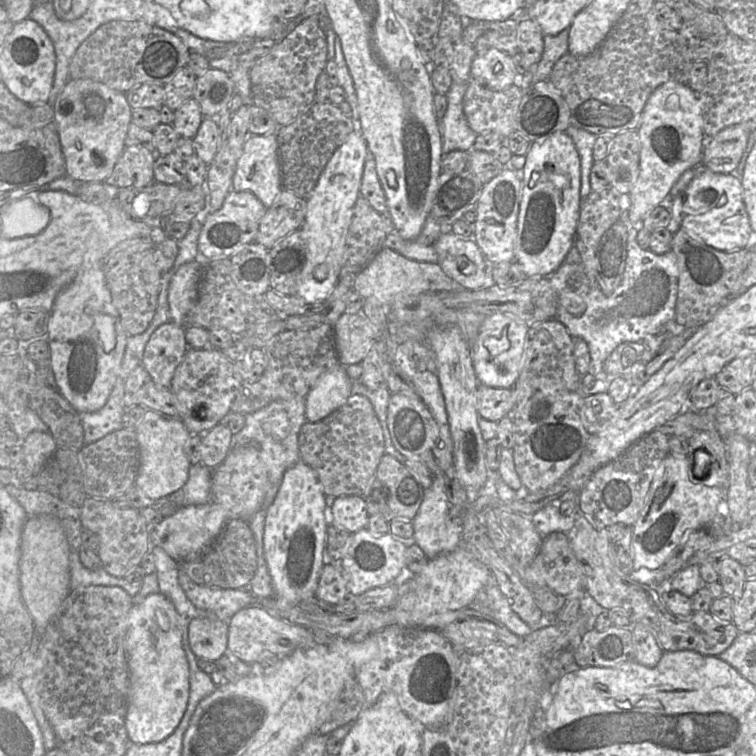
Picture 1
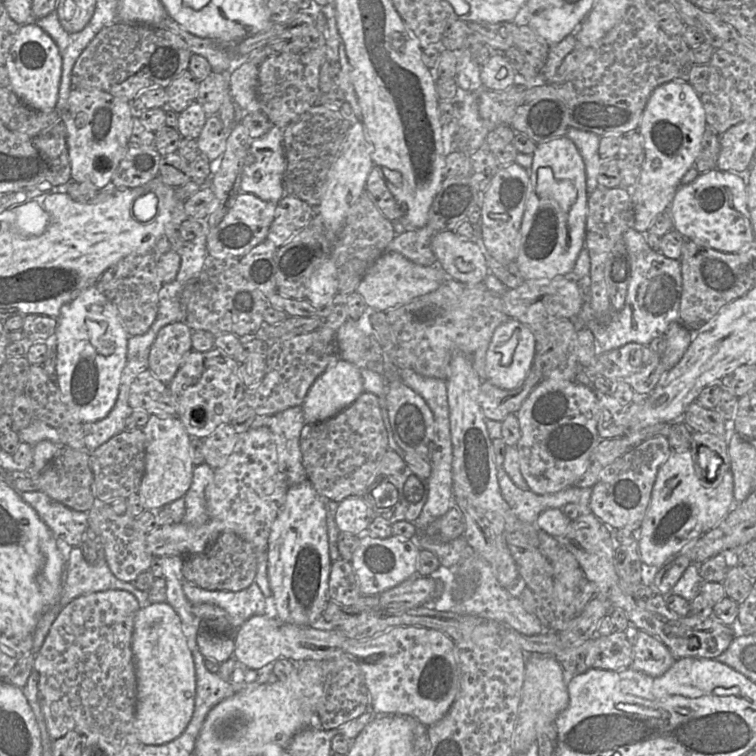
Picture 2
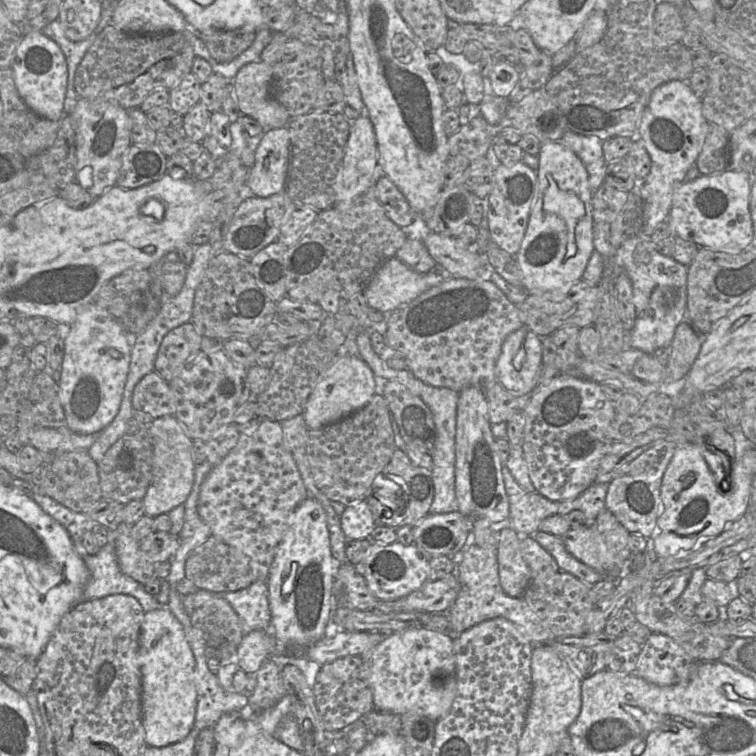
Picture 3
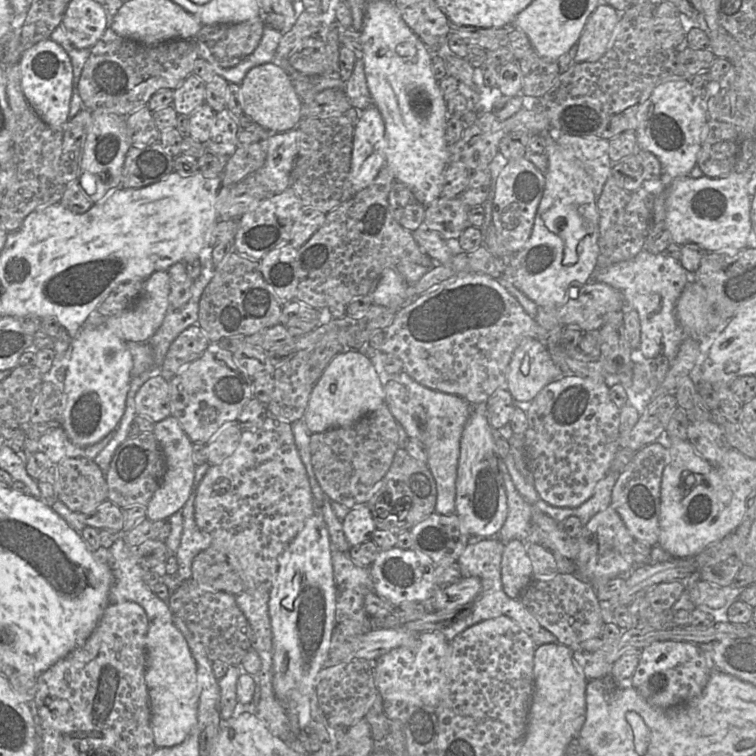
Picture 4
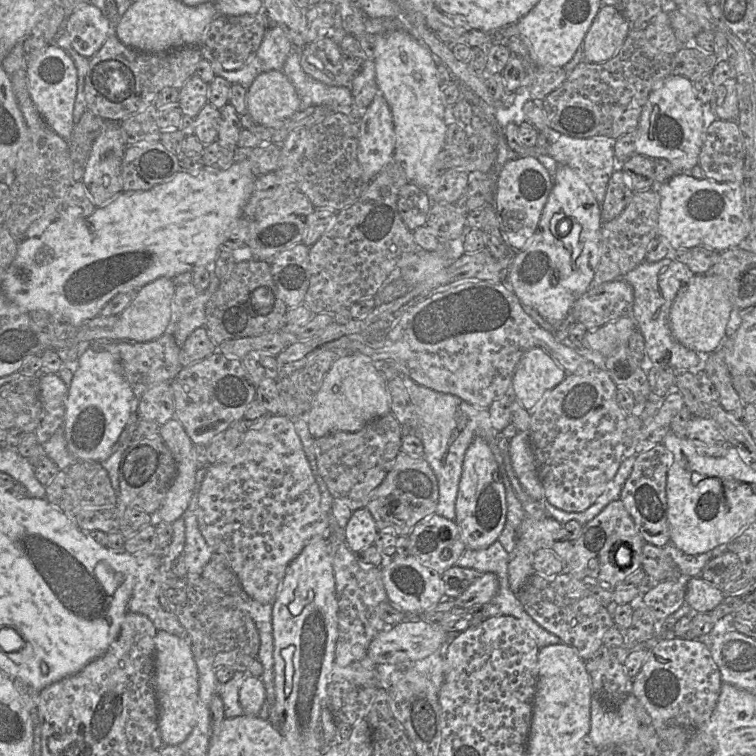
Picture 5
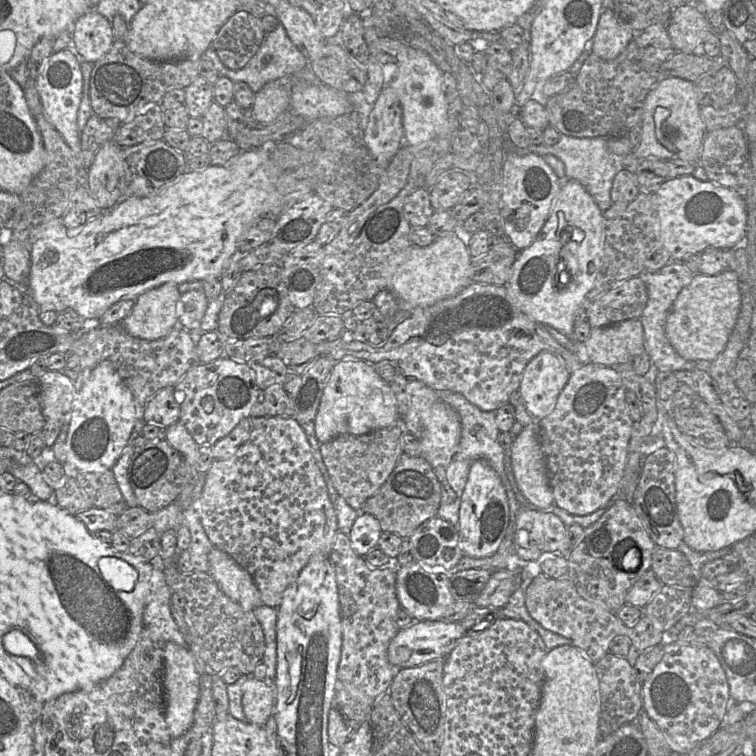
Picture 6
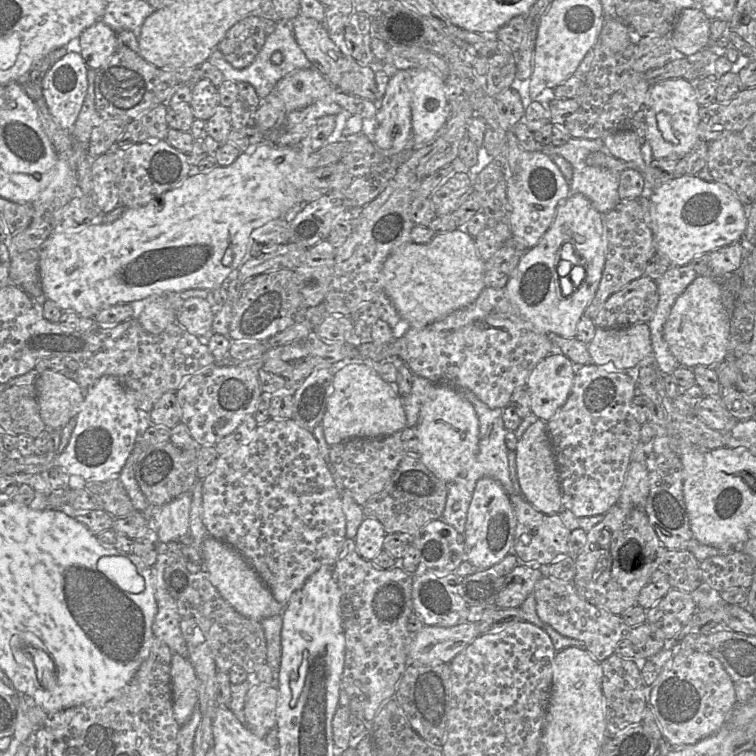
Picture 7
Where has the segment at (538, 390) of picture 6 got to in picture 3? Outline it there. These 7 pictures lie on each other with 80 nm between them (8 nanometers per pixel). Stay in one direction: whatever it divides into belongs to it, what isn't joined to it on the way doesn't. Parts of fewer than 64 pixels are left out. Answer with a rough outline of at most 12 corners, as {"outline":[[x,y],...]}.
{"outline":[[527,327],[505,339],[497,381],[514,396],[540,383],[542,338]]}

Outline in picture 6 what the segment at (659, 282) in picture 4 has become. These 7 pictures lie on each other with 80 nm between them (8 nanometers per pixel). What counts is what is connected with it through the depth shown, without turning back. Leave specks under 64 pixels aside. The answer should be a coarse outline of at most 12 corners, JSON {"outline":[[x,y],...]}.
{"outline":[[671,261],[643,271],[645,350],[659,371],[694,370],[666,335],[666,320],[694,274]]}

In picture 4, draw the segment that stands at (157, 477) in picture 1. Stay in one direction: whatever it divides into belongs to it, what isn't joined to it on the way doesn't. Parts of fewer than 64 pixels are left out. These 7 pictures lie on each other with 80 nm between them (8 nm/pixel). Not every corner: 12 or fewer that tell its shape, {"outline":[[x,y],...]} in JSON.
{"outline":[[172,415],[152,433],[166,459],[147,518],[168,520],[193,490],[193,442]]}

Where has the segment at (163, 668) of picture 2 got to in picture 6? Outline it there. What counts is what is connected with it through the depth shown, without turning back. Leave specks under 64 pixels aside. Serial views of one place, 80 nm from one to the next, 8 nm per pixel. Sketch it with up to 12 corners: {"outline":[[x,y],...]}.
{"outline":[[165,644],[165,720],[174,739],[192,727],[201,691],[187,647]]}

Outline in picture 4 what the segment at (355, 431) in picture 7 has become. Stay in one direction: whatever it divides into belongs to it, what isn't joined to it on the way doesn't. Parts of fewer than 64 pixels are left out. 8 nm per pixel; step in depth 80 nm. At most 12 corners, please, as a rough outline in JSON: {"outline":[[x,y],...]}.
{"outline":[[344,350],[315,383],[312,433],[349,427],[385,403],[364,351]]}

